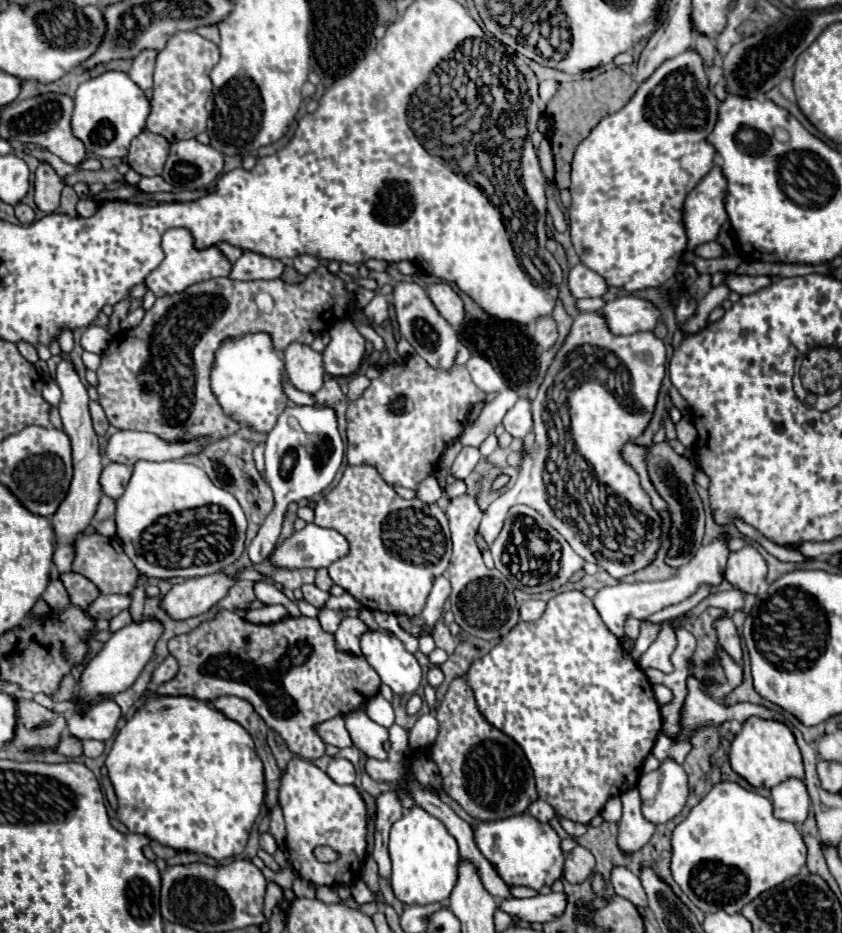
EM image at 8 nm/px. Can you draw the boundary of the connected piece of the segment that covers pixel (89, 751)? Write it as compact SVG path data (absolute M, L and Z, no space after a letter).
M88 739L88 741L82 741L82 745L84 745L84 755L86 757L100 757L104 753L104 743L102 741Z

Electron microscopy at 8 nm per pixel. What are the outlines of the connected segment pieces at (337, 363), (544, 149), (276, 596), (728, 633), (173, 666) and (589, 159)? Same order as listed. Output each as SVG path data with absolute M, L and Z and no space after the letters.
M342 319L330 329L330 343L322 351L324 371L332 377L344 377L356 373L364 351L366 341L352 325L350 319Z
M542 139L540 147L538 147L538 159L540 159L540 167L542 167L544 177L548 179L548 183L554 183L554 157L552 157L552 149L546 139Z
M256 583L256 585L254 585L254 593L256 593L256 599L258 599L260 603L264 603L264 605L284 605L290 615L300 615L296 603L290 601L282 591L276 591L274 585Z
M720 619L720 621L716 621L716 631L718 631L718 639L720 639L720 645L724 647L724 651L726 651L738 665L742 665L740 635L738 635L732 619Z
M168 655L168 657L154 669L152 681L154 681L156 685L160 685L160 683L164 683L164 681L170 681L176 673L178 673L178 661L176 661L172 655Z
M688 49L680 55L664 61L664 65L660 65L660 69L656 69L656 73L652 73L652 77L648 77L648 81L640 83L634 97L618 113L604 117L592 129L592 133L576 147L576 153L574 153L574 159L572 159L572 183L570 183L570 195L572 195L570 233L572 233L572 243L574 243L574 249L580 257L580 261L586 267L590 267L592 271L596 271L598 275L602 275L610 287L620 287L620 289L632 293L632 291L640 291L640 289L648 289L648 287L662 287L664 283L668 283L674 277L674 273L676 273L676 269L682 261L682 255L688 251L688 237L684 237L684 225L680 225L680 205L684 205L684 197L688 197L688 193L714 167L716 149L706 139L712 133L712 129L716 127L718 107L720 107L720 103L718 103L716 95L710 91L710 85L708 85L704 59L700 57L700 53L696 49Z

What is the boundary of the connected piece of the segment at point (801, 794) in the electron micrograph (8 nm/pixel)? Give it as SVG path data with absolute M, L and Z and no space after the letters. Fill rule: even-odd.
M792 777L772 787L774 817L802 825L810 813L810 795L804 781Z

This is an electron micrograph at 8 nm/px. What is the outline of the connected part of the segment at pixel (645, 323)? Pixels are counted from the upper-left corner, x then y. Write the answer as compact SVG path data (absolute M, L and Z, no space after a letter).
M624 295L620 299L608 301L602 309L602 315L606 317L610 331L616 335L654 331L660 321L658 307L634 295Z

